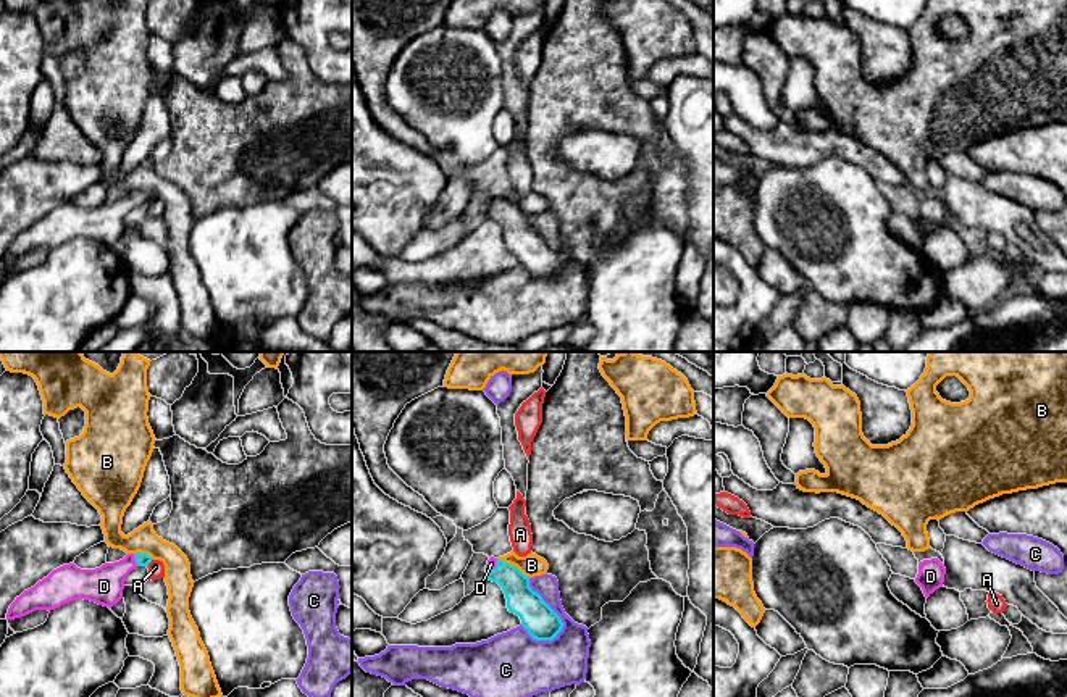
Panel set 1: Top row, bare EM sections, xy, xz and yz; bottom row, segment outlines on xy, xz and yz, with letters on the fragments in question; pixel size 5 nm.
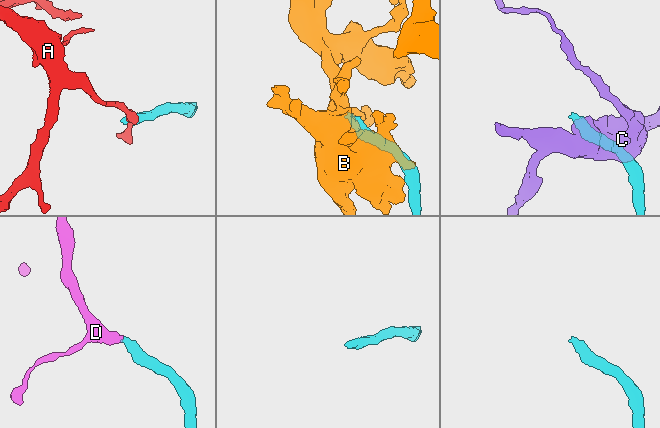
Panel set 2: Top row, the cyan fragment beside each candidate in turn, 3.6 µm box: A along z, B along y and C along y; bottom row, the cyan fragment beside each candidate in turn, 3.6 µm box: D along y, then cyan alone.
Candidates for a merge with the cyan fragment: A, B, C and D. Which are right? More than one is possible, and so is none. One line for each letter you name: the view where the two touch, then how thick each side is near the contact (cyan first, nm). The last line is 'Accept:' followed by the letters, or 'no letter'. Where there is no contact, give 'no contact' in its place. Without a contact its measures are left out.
D: xy | 60/190 nm
Accept: D

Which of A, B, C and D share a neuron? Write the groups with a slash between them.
A / B / C / D

